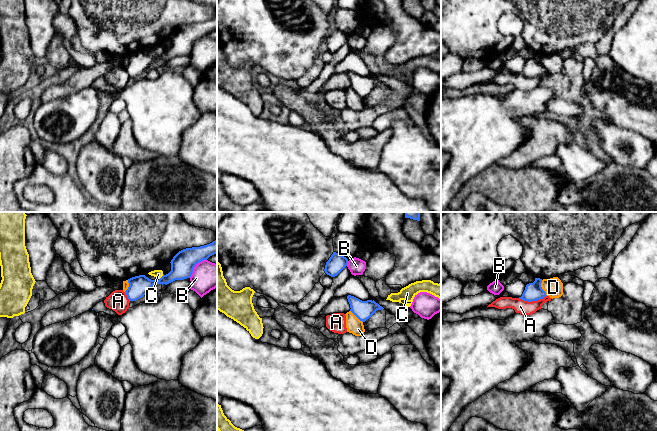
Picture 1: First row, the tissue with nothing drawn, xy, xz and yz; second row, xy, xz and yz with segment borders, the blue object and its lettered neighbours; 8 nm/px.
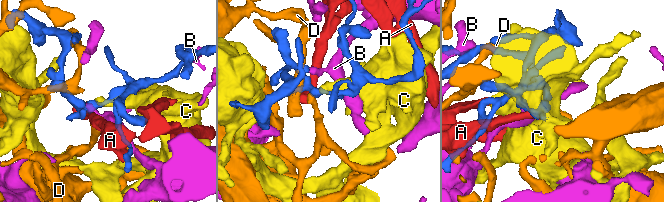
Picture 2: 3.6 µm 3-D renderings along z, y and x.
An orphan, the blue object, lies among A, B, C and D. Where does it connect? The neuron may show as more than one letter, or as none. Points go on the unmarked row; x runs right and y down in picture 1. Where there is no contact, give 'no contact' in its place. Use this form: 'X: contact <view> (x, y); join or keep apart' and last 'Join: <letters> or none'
A: contact yz (532, 76); keep apart
B: contact xy (195, 41); keep apart
C: contact xy (161, 53); keep apart
D: contact yz (541, 64); keep apart
Join: none

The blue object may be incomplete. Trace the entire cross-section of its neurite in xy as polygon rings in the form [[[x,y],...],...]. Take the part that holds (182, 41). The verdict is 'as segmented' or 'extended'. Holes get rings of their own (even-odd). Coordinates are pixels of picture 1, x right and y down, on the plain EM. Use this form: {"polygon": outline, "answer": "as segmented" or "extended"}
{"polygon": [[[217,15],[210,20],[186,24],[179,27],[171,36],[171,47],[159,56],[151,56],[145,51],[128,55],[129,63],[125,67],[129,77],[136,77],[146,71],[155,60],[169,60],[175,56],[190,54],[194,43],[217,29]]], "answer": "as segmented"}

